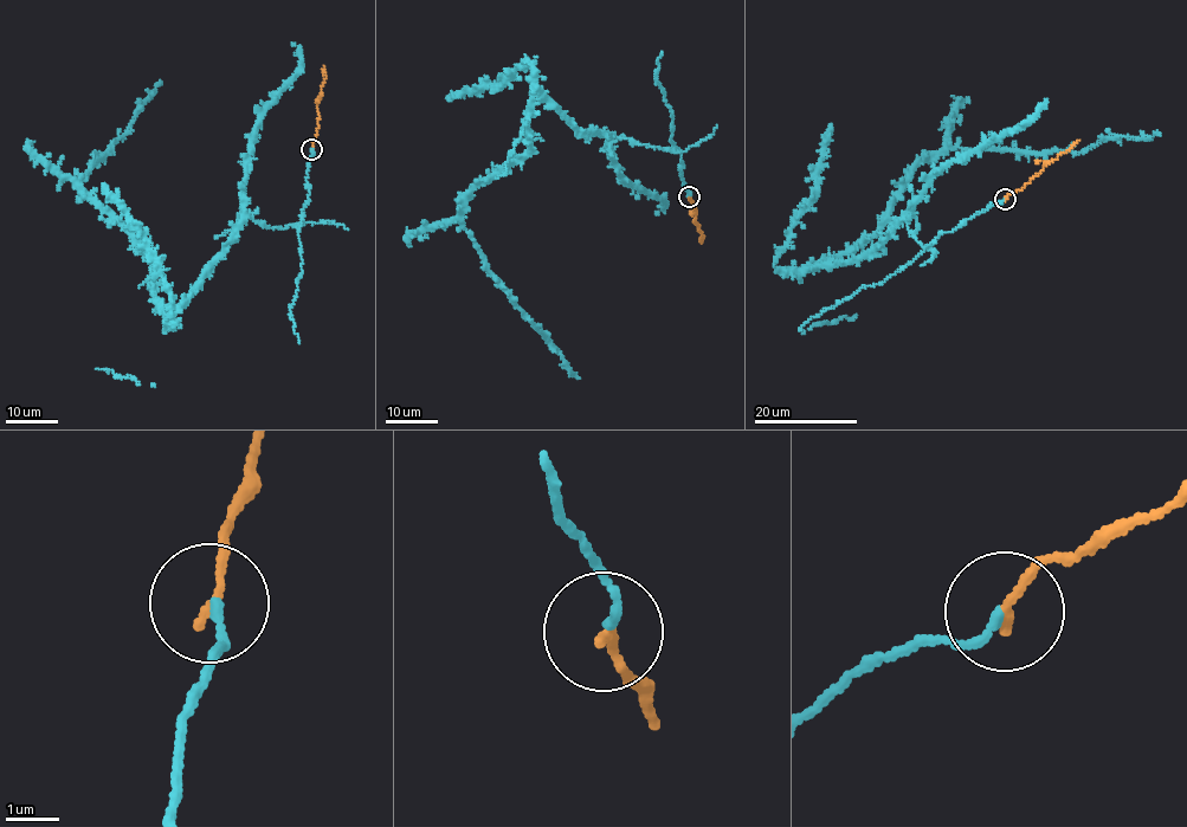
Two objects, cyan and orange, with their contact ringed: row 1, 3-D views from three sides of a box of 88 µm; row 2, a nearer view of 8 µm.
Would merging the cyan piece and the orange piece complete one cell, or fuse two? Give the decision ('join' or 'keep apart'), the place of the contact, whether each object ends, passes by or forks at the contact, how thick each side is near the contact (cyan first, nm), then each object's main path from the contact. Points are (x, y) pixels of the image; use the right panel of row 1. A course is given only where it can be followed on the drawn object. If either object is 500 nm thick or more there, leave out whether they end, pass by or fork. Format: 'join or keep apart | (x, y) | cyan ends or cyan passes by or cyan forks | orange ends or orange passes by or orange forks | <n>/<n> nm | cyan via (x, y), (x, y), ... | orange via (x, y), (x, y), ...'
join | (1005, 199) | cyan ends | orange ends | 180/180 nm | cyan via (1004, 199), (933, 250), (902, 219), (819, 269), (876, 233), (934, 154), (1081, 153), (1161, 135) | orange via (1005, 199), (1078, 140)

